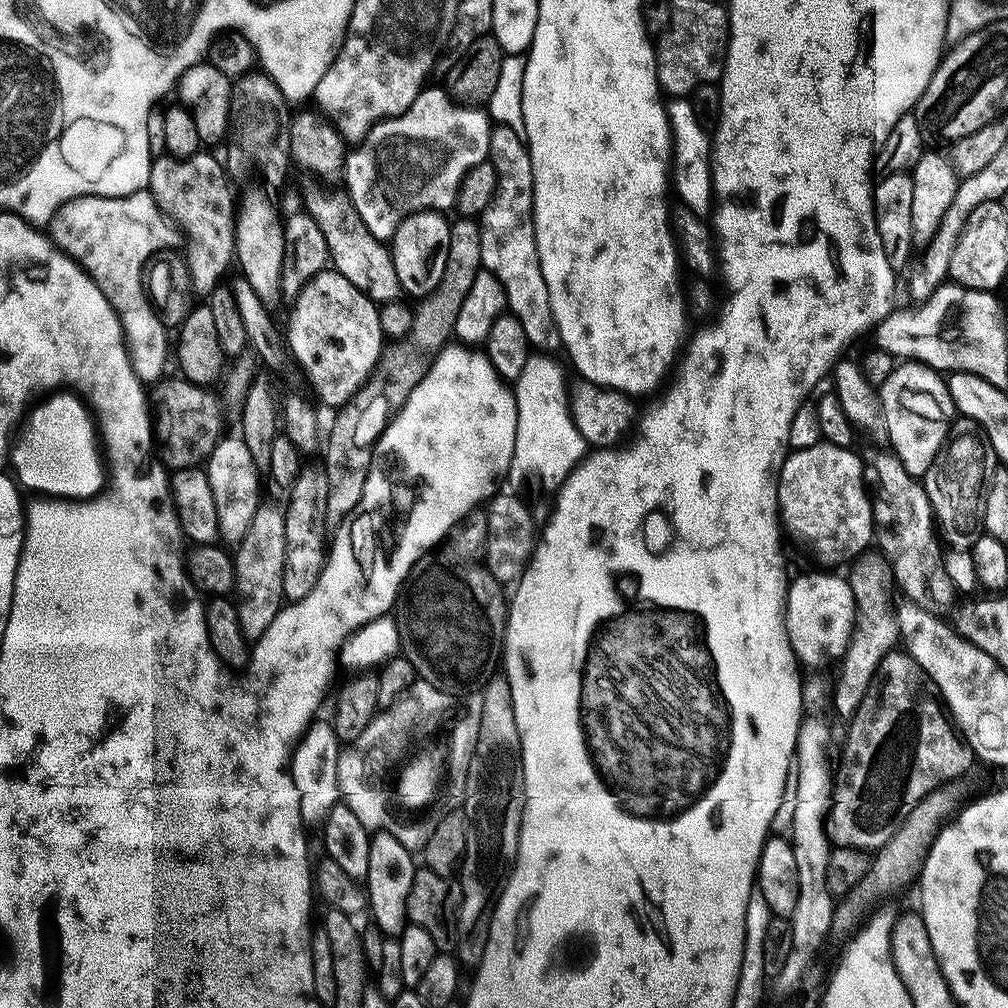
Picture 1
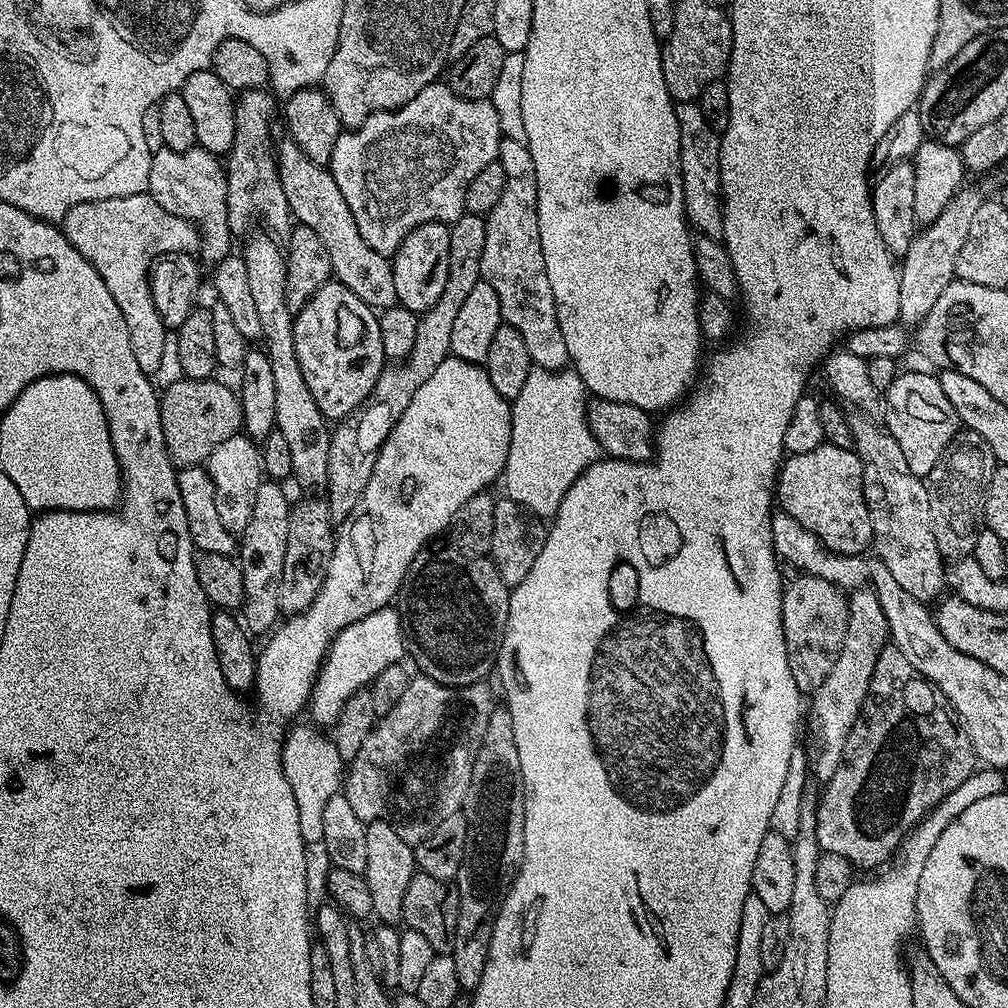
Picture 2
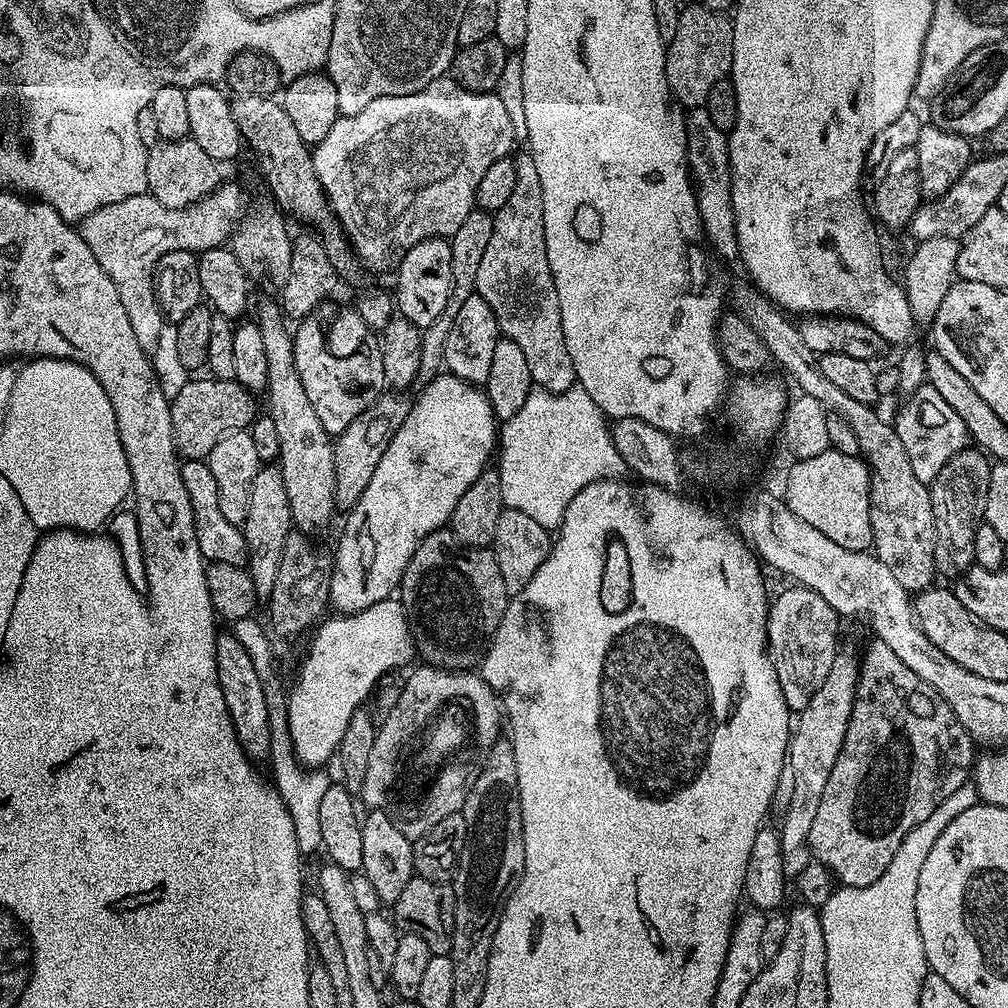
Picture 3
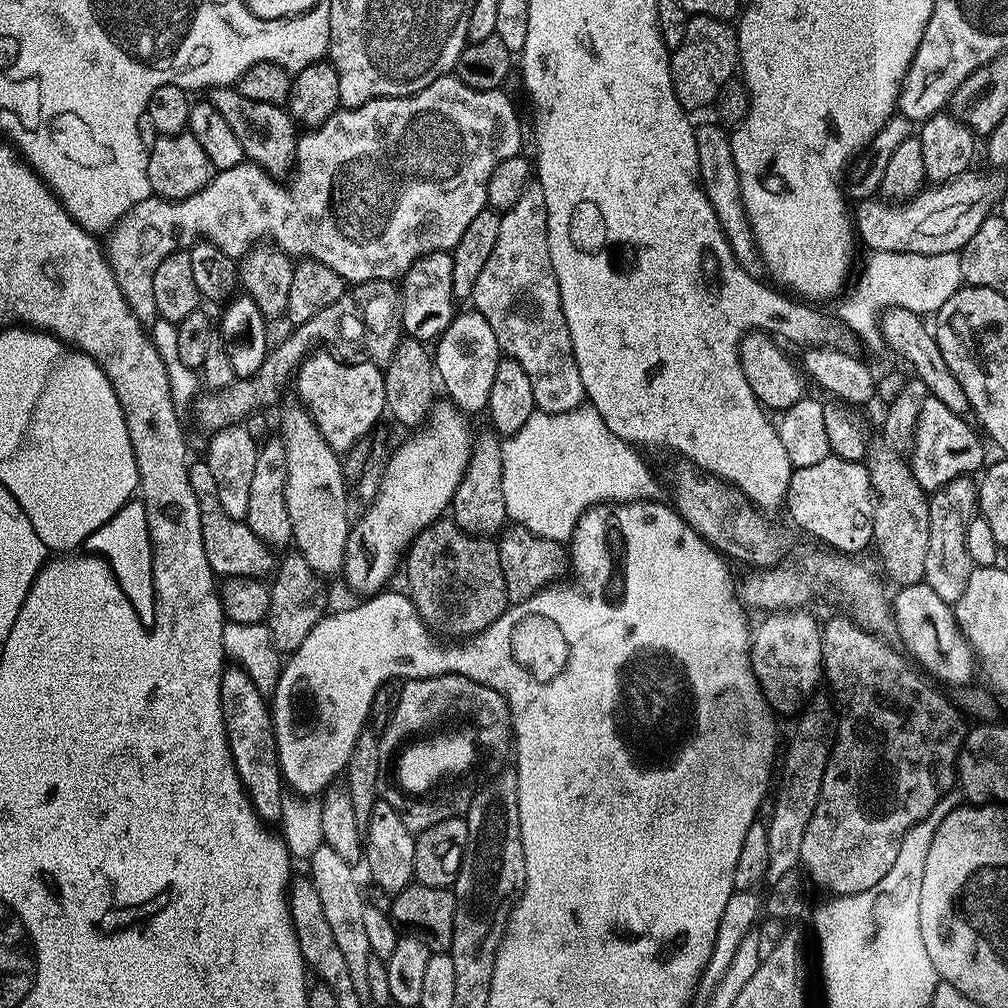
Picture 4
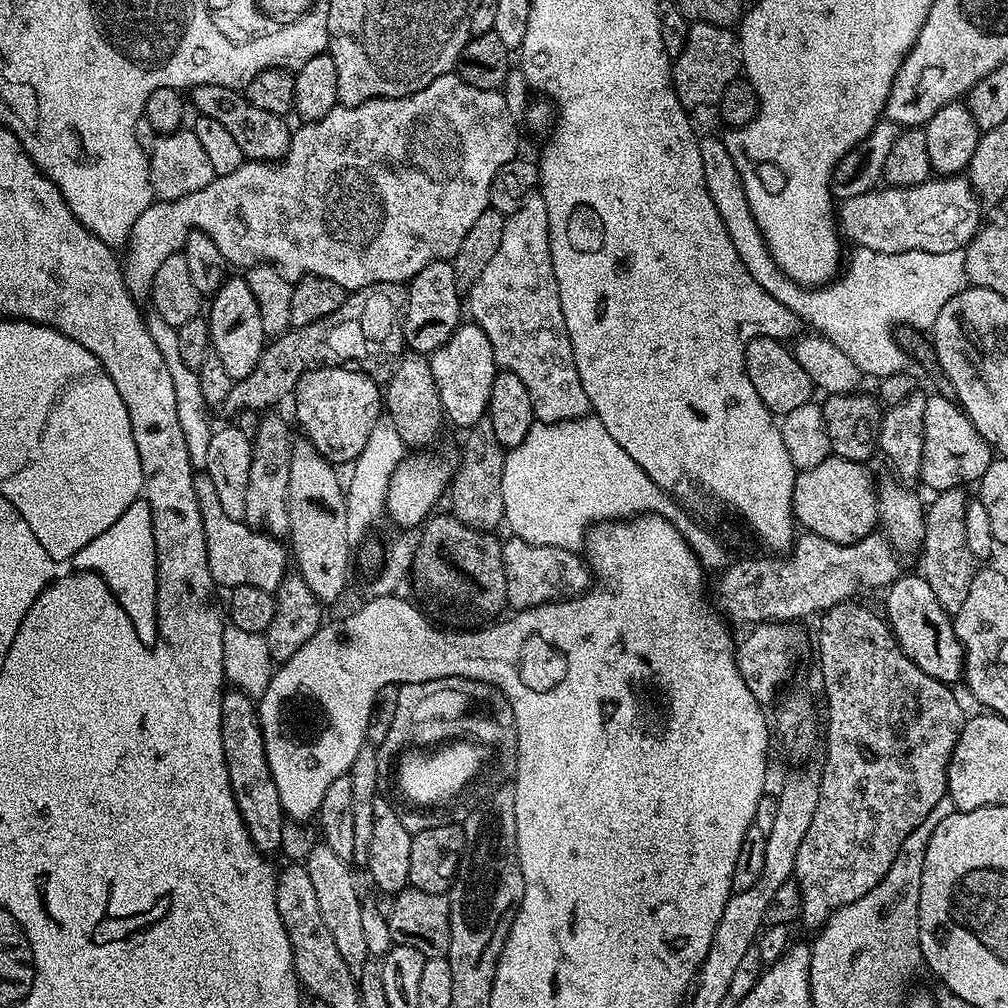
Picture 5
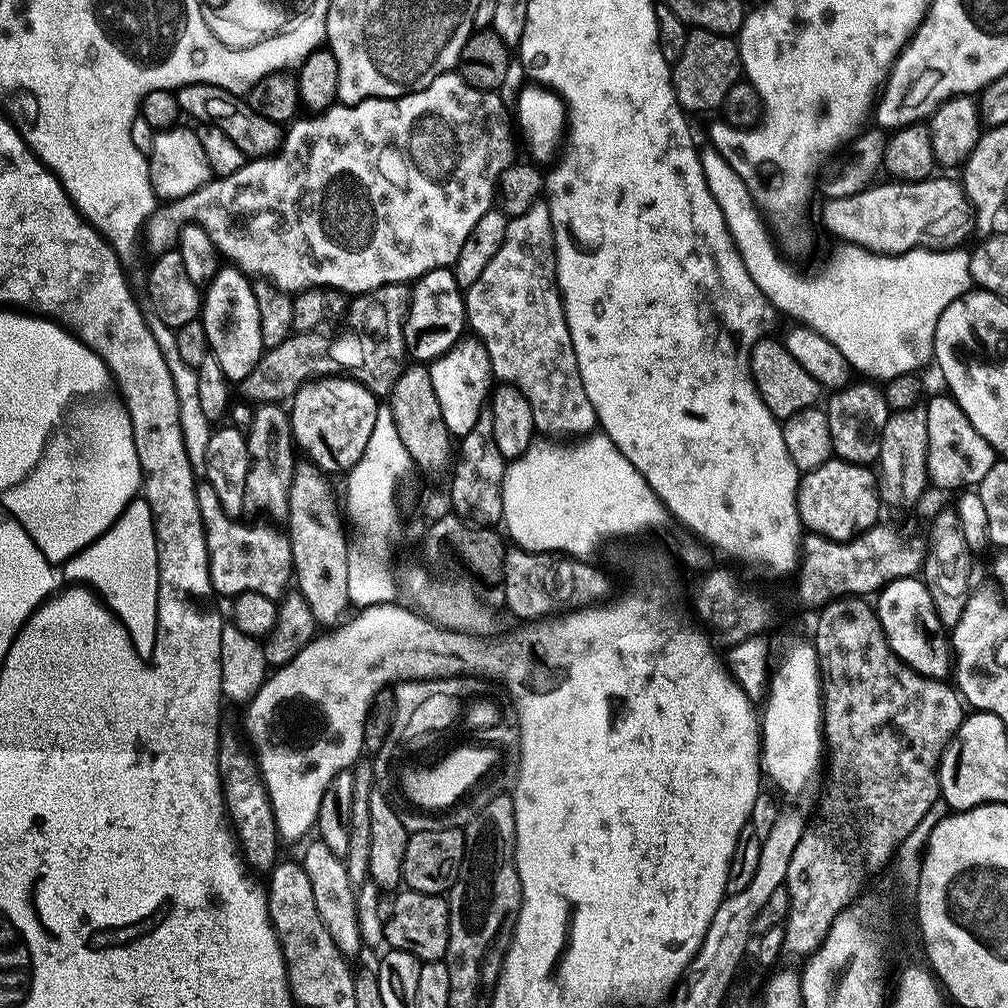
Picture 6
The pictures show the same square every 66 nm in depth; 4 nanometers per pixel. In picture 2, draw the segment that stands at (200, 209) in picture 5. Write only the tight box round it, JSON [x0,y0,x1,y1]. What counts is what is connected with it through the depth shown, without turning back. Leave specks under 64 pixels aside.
[62,82,501,374]

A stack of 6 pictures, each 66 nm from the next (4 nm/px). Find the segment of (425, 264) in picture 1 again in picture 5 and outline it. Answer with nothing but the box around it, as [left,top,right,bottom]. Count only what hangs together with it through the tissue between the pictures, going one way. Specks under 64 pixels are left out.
[403,260,462,353]

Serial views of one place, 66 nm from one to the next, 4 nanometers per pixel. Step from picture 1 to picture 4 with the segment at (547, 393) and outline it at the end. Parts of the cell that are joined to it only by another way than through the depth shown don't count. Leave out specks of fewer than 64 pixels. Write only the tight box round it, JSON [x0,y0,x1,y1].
[501,404,662,542]

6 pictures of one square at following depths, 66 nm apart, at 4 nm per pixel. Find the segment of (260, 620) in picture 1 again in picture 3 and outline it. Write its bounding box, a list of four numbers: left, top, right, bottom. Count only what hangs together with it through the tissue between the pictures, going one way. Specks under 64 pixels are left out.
[242,466,294,598]

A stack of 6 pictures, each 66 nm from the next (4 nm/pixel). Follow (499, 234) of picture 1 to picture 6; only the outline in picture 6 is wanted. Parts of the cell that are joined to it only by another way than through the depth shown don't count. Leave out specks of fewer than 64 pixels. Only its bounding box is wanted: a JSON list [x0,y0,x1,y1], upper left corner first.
[466,202,597,438]

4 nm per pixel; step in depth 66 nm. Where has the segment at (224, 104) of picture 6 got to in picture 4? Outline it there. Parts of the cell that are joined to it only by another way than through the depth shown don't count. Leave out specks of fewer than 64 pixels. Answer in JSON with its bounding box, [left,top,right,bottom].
[210,86,298,178]

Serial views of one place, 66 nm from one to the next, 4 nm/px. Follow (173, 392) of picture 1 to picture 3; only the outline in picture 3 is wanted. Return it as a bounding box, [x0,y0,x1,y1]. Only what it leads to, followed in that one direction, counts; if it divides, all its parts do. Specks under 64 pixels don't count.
[170,379,258,460]

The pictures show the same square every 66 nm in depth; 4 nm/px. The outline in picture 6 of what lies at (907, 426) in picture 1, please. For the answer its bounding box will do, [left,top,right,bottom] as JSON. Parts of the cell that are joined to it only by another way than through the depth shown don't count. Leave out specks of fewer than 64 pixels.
[926,395,998,490]

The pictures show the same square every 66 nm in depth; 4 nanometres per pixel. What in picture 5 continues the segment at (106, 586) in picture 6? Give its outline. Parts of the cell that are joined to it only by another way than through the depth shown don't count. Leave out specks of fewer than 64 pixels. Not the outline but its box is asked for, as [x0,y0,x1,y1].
[70,499,156,645]

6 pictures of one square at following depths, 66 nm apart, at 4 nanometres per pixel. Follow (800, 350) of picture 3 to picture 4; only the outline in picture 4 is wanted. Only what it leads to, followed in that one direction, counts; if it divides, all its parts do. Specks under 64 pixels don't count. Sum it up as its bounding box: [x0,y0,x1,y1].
[866,446,930,586]

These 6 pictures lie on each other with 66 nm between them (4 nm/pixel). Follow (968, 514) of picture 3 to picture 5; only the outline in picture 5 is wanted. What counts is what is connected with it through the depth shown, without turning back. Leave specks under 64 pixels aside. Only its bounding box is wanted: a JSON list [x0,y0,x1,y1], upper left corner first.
[919,487,978,614]

